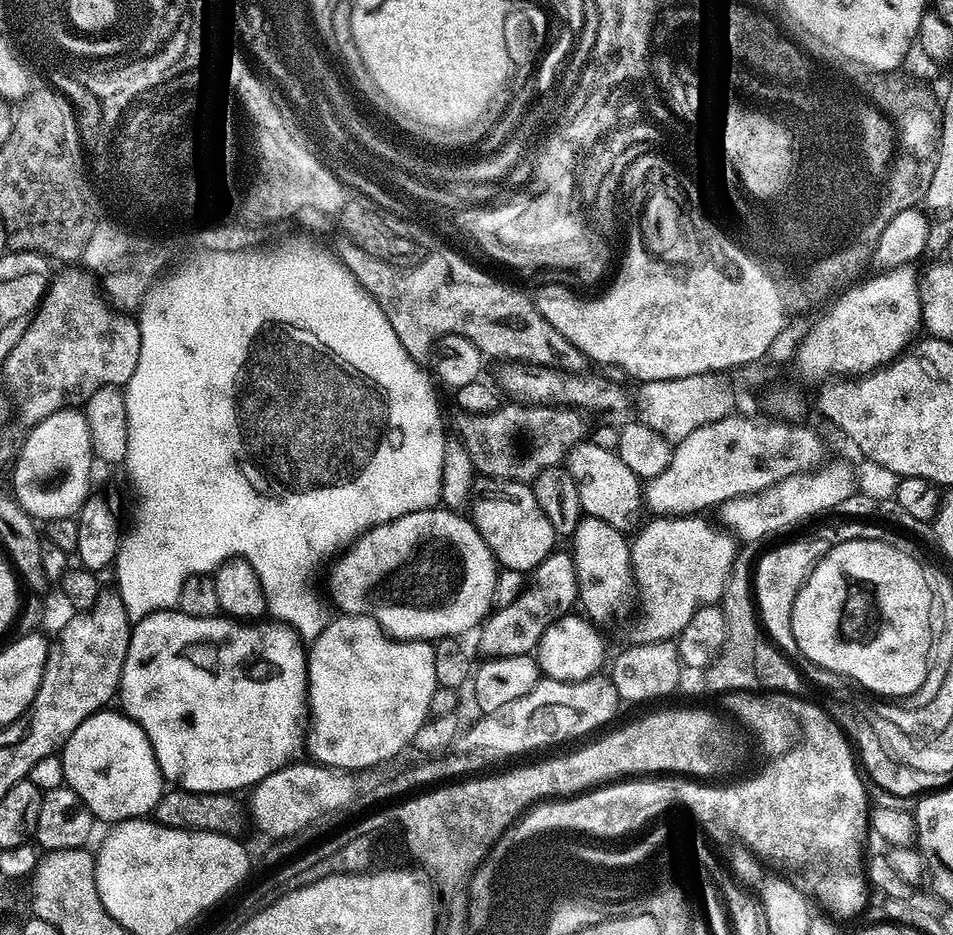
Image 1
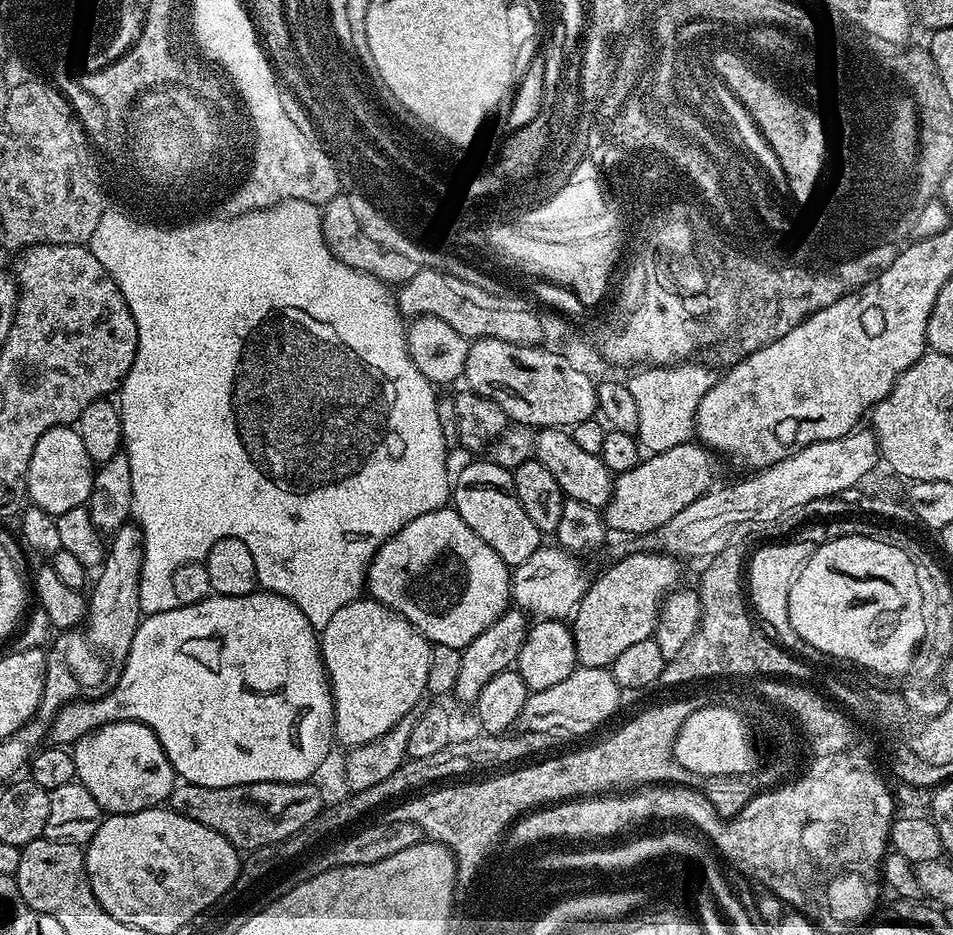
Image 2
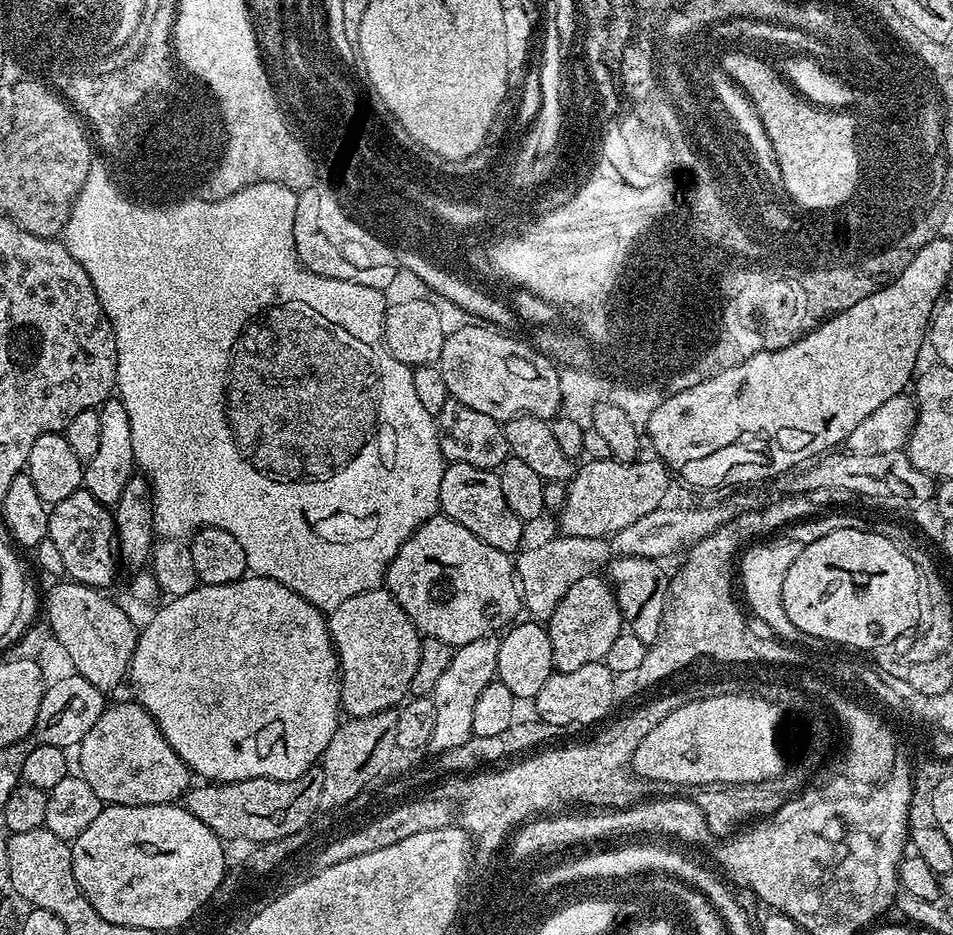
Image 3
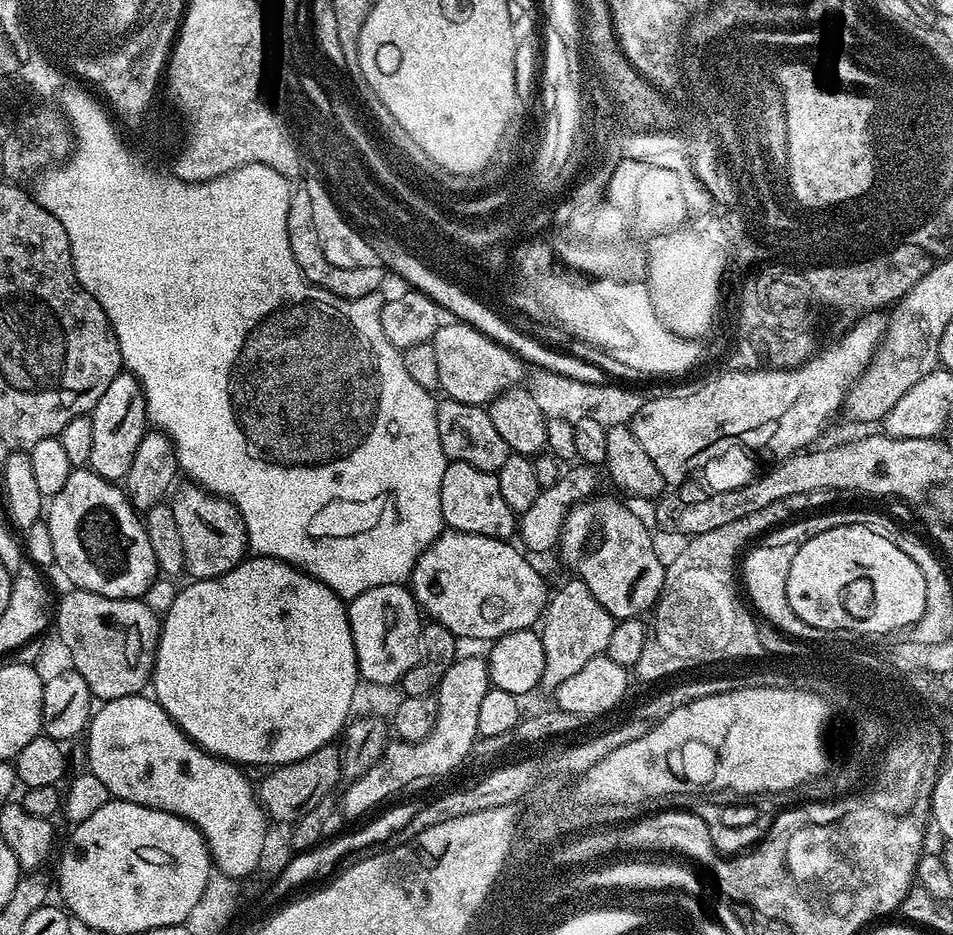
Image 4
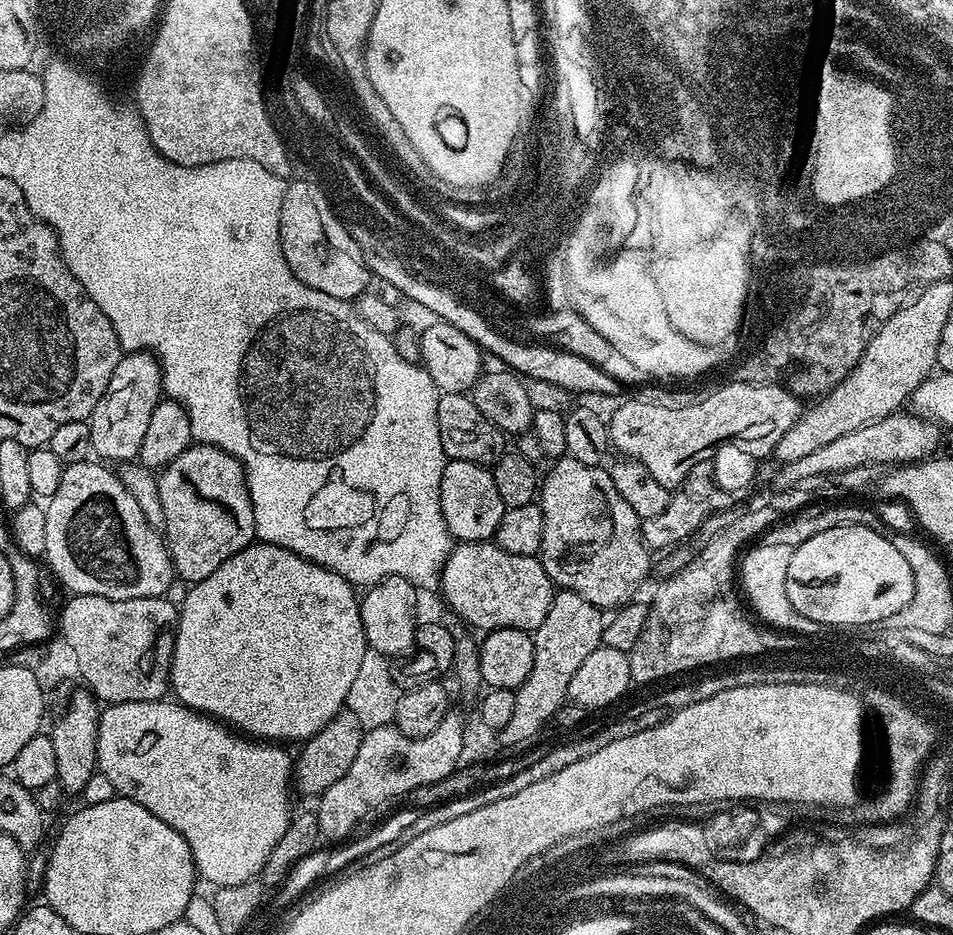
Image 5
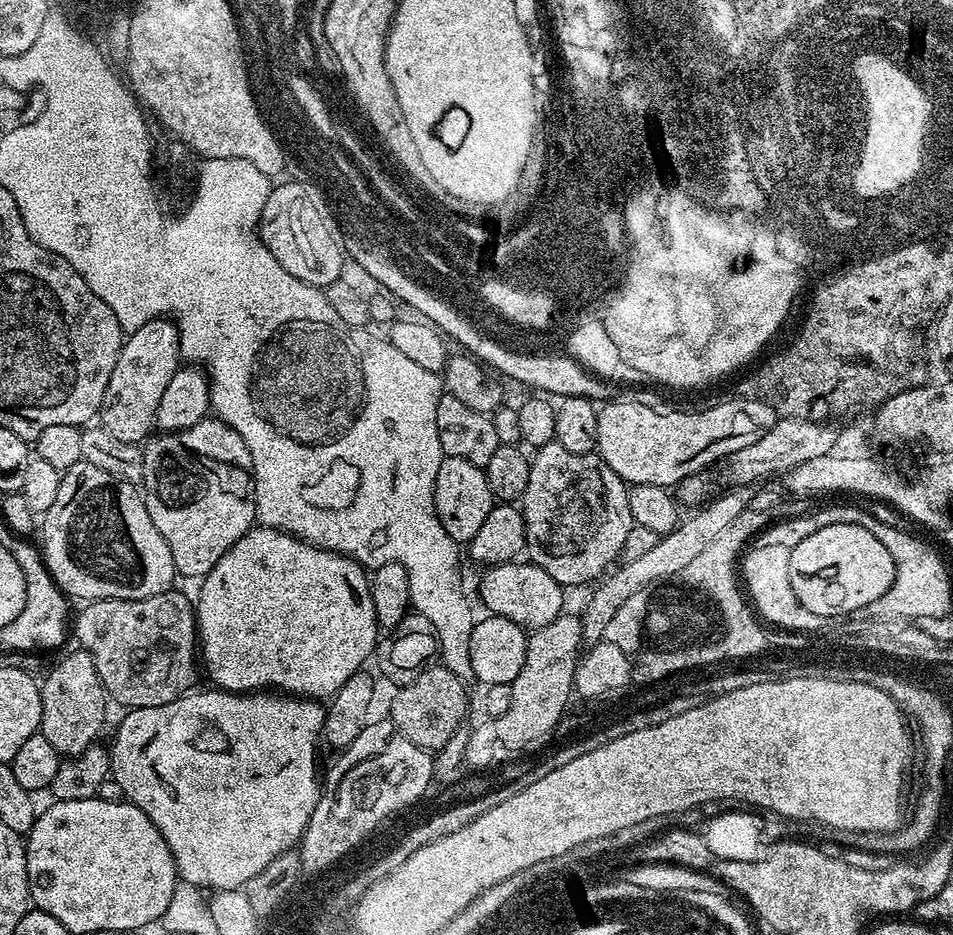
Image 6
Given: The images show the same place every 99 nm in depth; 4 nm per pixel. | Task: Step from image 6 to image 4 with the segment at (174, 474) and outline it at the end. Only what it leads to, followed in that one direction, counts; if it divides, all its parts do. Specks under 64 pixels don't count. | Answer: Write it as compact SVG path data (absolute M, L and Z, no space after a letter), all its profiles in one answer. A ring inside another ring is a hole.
M195 482L185 485L185 488L175 489L176 501L171 501L170 504L182 537L182 551L186 553L185 573L192 580L218 578L238 566L249 551L248 535L240 511L232 501L213 496Z

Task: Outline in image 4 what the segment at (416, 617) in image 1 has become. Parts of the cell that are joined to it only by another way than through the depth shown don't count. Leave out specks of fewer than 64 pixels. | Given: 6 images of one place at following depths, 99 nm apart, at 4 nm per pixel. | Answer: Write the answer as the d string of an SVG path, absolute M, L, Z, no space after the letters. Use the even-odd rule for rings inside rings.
M445 530L441 532L437 540L435 540L435 542L418 558L418 562L414 566L414 570L410 577L412 595L415 596L416 603L420 605L423 615L427 617L429 621L446 626L455 634L455 636L457 636L457 638L464 639L465 636L468 640L488 640L487 642L495 642L498 637L510 634L514 630L532 628L533 625L543 617L544 610L548 607L550 588L547 588L547 586L544 585L543 580L540 578L539 570L536 569L527 558L529 559L515 543L506 540L486 538L485 536L475 536L474 534L466 534L465 532Z

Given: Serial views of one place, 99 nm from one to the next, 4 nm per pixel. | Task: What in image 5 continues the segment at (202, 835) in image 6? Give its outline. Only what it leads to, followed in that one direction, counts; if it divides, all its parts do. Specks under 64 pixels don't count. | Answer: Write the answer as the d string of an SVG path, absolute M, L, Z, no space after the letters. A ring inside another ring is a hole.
M161 698L143 700L142 702L110 704L101 711L98 746L96 747L96 766L102 774L106 774L106 778L110 778L110 783L114 785L117 797L138 802L138 806L150 810L150 814L154 814L154 818L166 822L166 826L174 826L174 830L178 830L178 834L182 834L182 838L186 838L186 842L190 846L190 854L196 863L199 879L201 881L209 880L210 883L214 884L213 886L219 889L238 886L240 883L246 883L259 877L264 871L266 858L270 858L270 850L274 850L274 846L278 846L278 838L282 838L282 834L286 834L286 826L290 819L288 788L290 792L294 784L294 756L291 751L288 753L284 748L287 747L249 738L202 712L196 712L193 708L187 708L186 705L173 702L171 699Z

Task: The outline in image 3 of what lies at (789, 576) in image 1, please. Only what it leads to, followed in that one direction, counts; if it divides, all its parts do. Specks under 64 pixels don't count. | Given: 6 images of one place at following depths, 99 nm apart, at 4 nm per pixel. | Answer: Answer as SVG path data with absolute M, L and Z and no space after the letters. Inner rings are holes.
M781 538L773 539L771 542L756 542L743 549L738 560L738 584L744 587L744 596L752 607L752 612L772 632L777 632L781 641L787 642L791 637L797 638L800 646L805 638L804 632L790 622L786 614L786 606L782 602L782 582L786 582L786 574L790 566L794 566L794 558L798 558L801 545L793 540ZM772 543L773 544L768 544Z

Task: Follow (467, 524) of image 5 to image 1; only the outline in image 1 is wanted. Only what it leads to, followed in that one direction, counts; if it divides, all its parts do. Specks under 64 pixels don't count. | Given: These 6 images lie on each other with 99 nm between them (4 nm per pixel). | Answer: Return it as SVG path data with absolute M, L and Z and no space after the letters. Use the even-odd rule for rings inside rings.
M481 475L479 478L473 479L471 495L471 524L478 530L478 534L482 534L486 546L491 550L492 557L496 559L496 563L501 569L531 574L557 547L558 537L554 526L550 526L550 518L546 518L546 514L542 514L542 508L538 506L532 489L527 483L521 483L518 480L497 480L494 477Z

